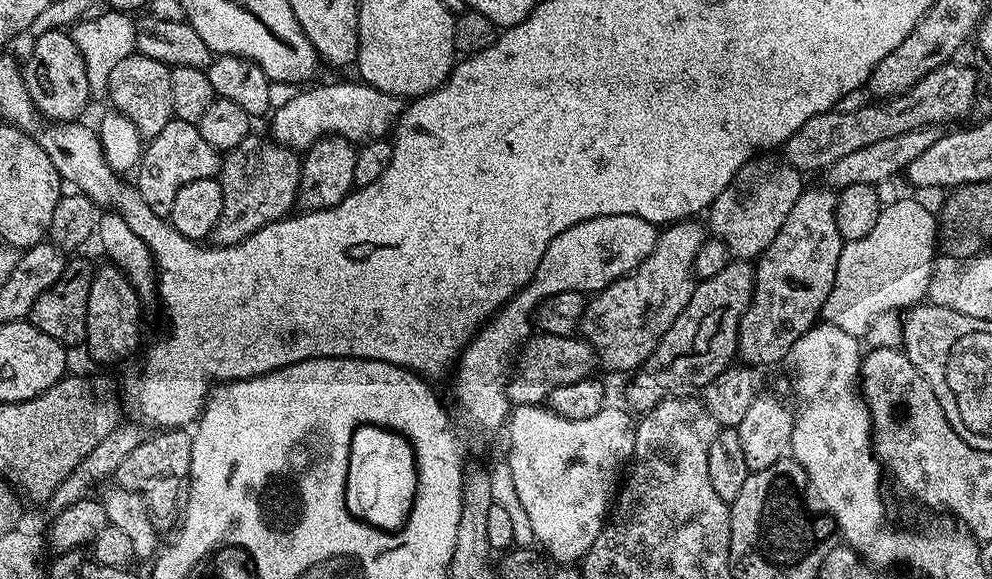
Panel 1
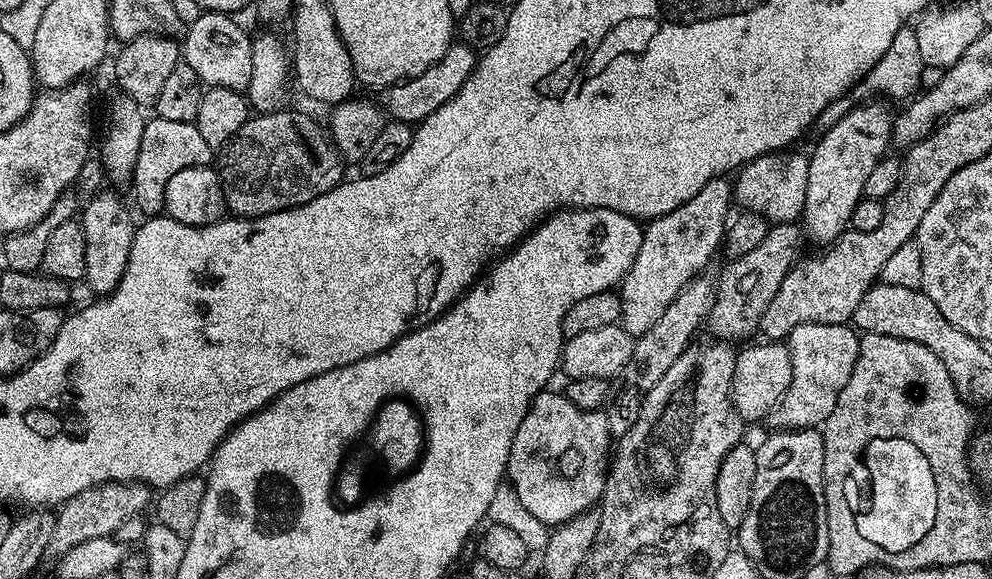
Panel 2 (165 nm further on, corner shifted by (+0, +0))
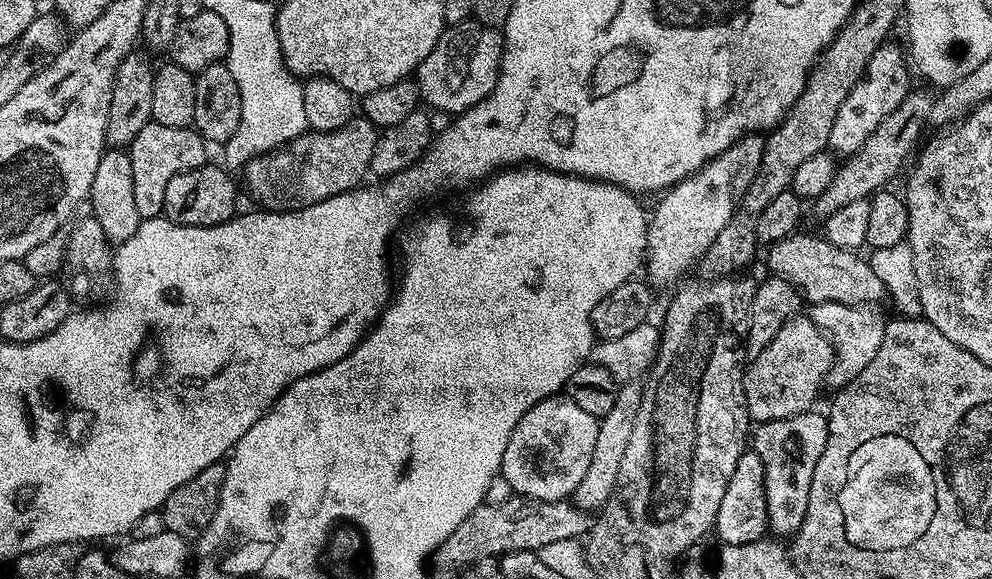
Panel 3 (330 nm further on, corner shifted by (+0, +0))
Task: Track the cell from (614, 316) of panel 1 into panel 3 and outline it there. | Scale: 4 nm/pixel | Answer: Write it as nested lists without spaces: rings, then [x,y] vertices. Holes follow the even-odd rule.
[[[760,134],[743,136],[722,154],[706,162],[693,176],[688,176],[659,197],[656,209],[651,209],[648,222],[648,251],[646,253],[647,279],[657,289],[667,284],[675,285],[680,275],[708,252],[708,247],[722,234],[722,226],[730,222],[736,203],[754,182],[758,166],[762,162],[765,137]]]

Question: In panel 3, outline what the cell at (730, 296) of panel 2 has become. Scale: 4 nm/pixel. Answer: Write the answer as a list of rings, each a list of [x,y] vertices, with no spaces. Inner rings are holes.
[[[916,90],[909,91],[908,96],[902,98],[902,102],[894,110],[894,114],[886,114],[886,118],[878,122],[878,130],[874,130],[874,134],[866,138],[863,146],[841,163],[844,164],[841,168],[839,165],[835,169],[832,184],[826,186],[821,196],[815,197],[814,204],[820,218],[827,218],[830,214],[834,214],[834,210],[847,206],[849,202],[868,200],[873,192],[887,189],[891,185],[888,183],[899,174],[900,167],[904,163],[907,165],[910,157],[917,151],[924,127],[929,127],[932,101],[931,95],[927,96],[926,93]],[[908,155],[910,155],[909,160]]]

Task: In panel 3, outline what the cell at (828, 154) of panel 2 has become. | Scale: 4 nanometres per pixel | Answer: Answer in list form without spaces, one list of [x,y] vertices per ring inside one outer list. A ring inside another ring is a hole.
[[[886,42],[878,50],[874,50],[874,58],[870,58],[862,78],[856,83],[854,90],[846,94],[846,102],[842,102],[842,110],[838,110],[838,118],[834,118],[834,126],[830,130],[828,139],[828,148],[837,157],[840,155],[840,158],[847,158],[859,150],[866,142],[866,138],[870,138],[870,134],[878,130],[878,122],[882,122],[886,114],[894,114],[902,98],[908,96],[910,64],[906,59],[905,49],[900,48],[895,48],[892,42]]]

